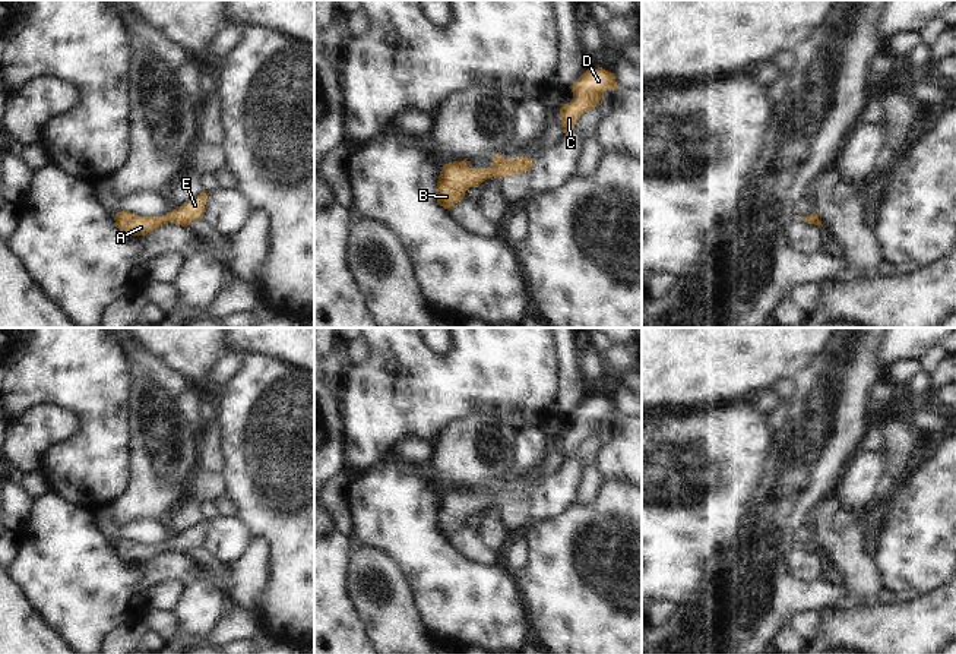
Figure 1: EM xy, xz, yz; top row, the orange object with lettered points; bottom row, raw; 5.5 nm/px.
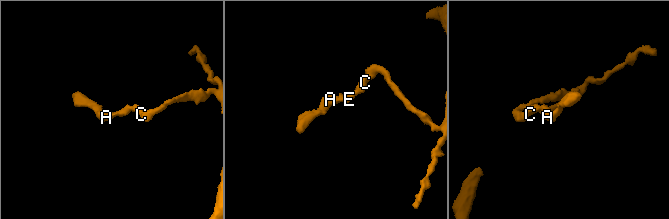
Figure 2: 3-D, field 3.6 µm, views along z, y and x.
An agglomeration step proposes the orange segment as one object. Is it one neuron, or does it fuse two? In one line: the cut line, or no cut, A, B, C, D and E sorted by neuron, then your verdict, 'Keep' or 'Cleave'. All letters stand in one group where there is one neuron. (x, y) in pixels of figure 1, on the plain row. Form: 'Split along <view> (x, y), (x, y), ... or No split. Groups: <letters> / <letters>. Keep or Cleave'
No split. Groups: A B C D E. Keep

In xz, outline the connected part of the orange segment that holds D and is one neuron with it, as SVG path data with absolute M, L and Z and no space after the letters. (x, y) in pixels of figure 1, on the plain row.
M598 395L588 396L573 413L569 414L573 427L560 436L563 461L574 455L580 443L598 433L604 427L607 417L615 418L618 413L614 401Z

